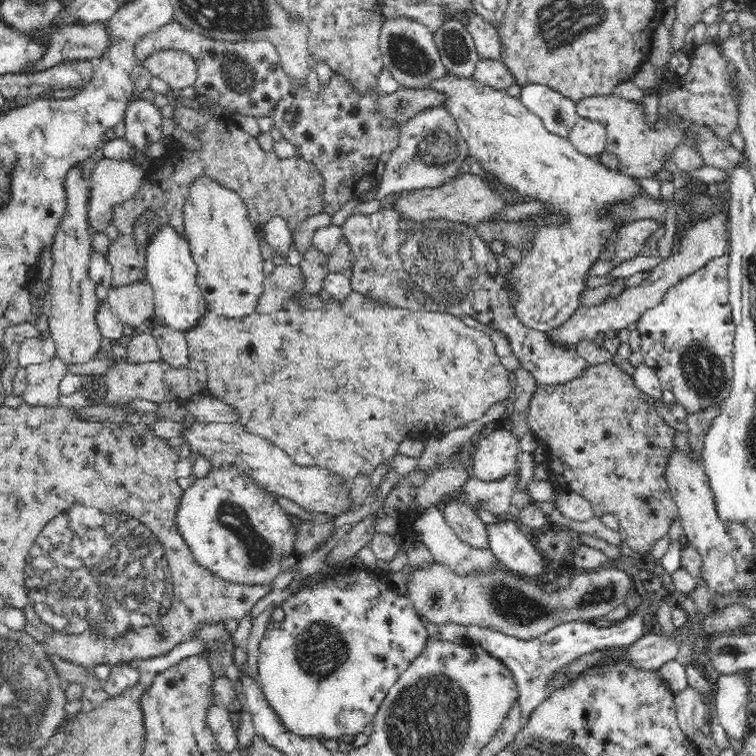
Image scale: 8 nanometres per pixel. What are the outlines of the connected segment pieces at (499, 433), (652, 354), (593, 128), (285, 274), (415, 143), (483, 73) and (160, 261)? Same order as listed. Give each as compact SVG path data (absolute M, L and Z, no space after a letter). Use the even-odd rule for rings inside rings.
M490 428L475 442L472 477L480 482L498 482L517 468L518 441L506 430Z
M727 254L710 259L694 274L671 286L658 306L646 310L639 318L638 330L642 344L643 361L650 366L662 382L664 389L674 393L676 402L692 414L710 407L717 408L730 395L733 382L733 348L737 334L729 303L729 258Z
M579 116L574 126L568 130L569 141L587 155L600 155L605 148L604 127L598 122Z
M278 264L278 268L266 278L257 310L266 314L277 311L296 292L302 293L304 288L306 288L306 275L302 272L300 264L297 266Z
M432 107L417 112L412 119L399 128L398 142L383 168L378 194L371 202L358 204L352 214L369 215L378 211L380 200L396 192L432 188L458 176L458 169L464 169L469 148L461 136L452 113L444 107Z
M480 59L474 69L471 79L488 88L508 90L512 86L521 86L516 75L502 61Z
M164 226L152 238L146 254L146 274L155 298L155 321L178 333L190 333L207 316L207 304L197 283L196 265L189 244L173 228Z

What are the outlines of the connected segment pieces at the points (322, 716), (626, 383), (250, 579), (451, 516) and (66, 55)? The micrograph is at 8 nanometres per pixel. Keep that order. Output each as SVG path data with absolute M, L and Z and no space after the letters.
M366 570L354 571L352 574L343 574L339 572L334 574L330 579L324 580L320 586L316 586L314 590L304 590L296 599L283 603L282 608L286 613L283 621L270 621L258 649L258 670L257 683L262 691L263 700L267 706L272 709L275 716L278 717L280 724L286 729L286 732L294 736L309 738L324 743L326 740L338 739L344 734L352 735L362 732L364 726L368 722L372 722L373 716L376 714L382 699L386 693L398 682L402 673L409 668L410 663L416 658L423 649L424 643L428 638L426 626L416 615L416 609L410 602L409 598L400 597L396 592L388 590L386 582L371 578Z
M607 361L605 364L598 365L597 367L590 367L582 376L578 376L571 382L557 386L539 384L530 401L527 419L531 432L536 436L537 442L544 450L544 460L542 460L542 463L538 467L546 466L546 474L548 474L546 476L548 478L547 481L558 492L564 490L568 494L578 494L580 498L584 498L586 502L590 502L590 508L592 508L592 514L595 517L601 517L606 513L614 514L618 518L618 531L621 534L623 542L636 553L636 557L650 550L658 540L662 540L662 538L668 536L670 526L679 519L679 508L677 507L676 500L674 500L674 495L672 494L672 490L670 490L668 482L671 461L677 453L682 452L678 449L678 444L676 444L678 431L666 425L662 416L658 414L658 408L656 408L654 400L638 388L631 373L624 371L616 362Z
M214 468L208 478L198 478L183 491L182 504L178 508L178 528L184 540L206 568L220 577L240 584L271 581L278 576L282 554L292 554L296 538L296 525L292 525L283 509L276 503L274 493L265 491L251 478L233 468Z
M450 502L444 508L443 517L458 538L468 546L491 550L487 524L467 506Z
M110 22L54 28L50 36L50 50L38 64L38 71L56 66L63 60L96 61L108 52L110 46L112 46Z

